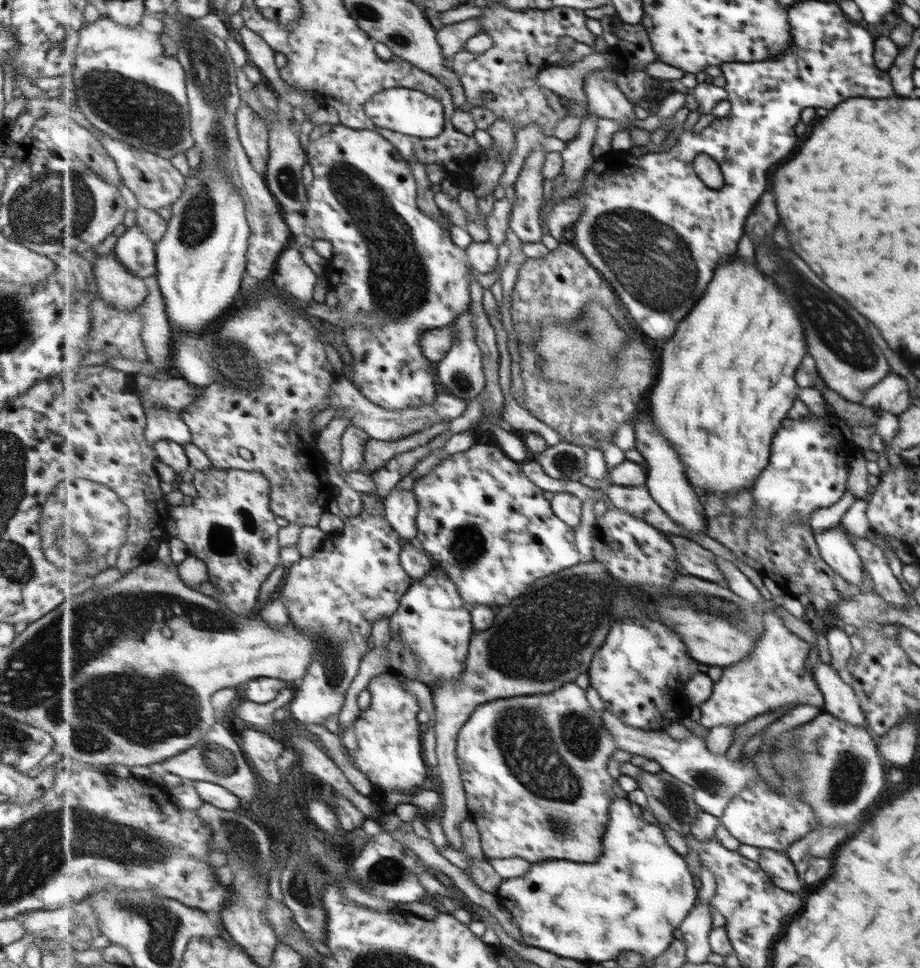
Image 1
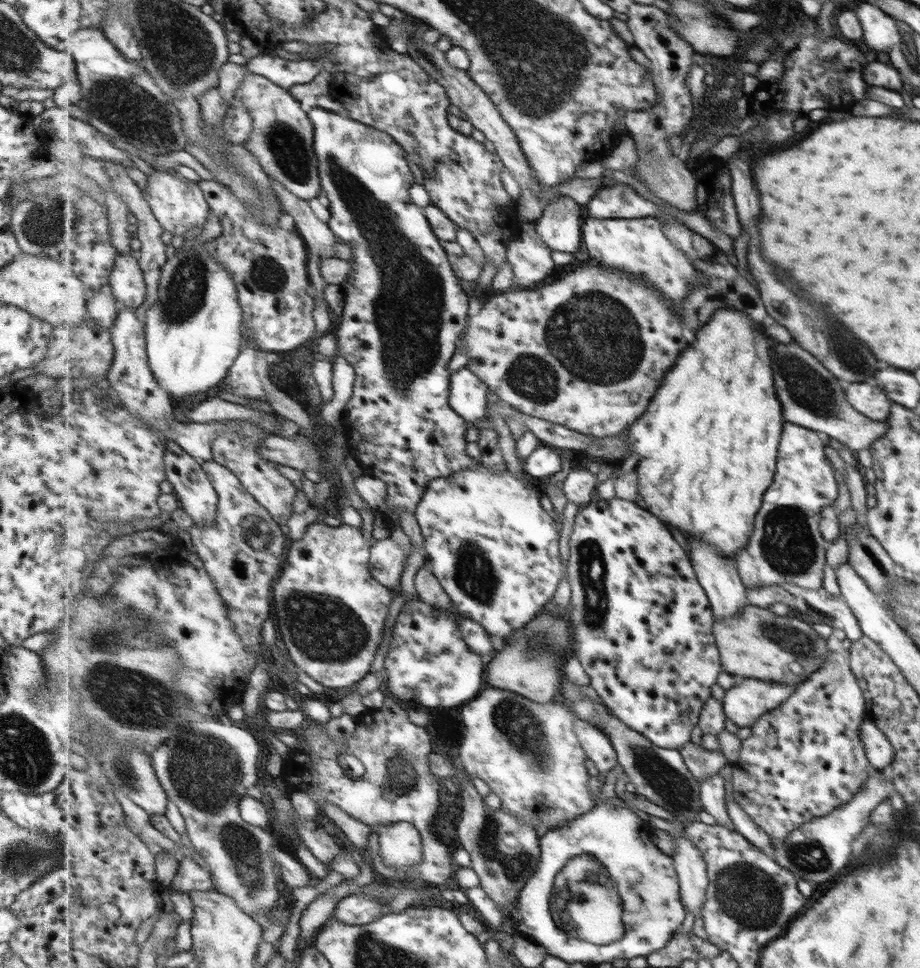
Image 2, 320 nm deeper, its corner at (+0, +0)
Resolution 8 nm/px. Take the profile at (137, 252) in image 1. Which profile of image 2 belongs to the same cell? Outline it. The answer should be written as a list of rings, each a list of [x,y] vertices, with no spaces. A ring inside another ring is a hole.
[[[140,252],[118,255],[110,285],[119,303],[129,308],[139,308],[148,296],[148,288],[140,265]]]

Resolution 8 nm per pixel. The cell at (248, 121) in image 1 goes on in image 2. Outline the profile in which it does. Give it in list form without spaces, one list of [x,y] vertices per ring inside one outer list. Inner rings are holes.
[[[272,180],[272,183],[278,194],[277,198],[284,205],[285,212],[294,218],[298,233],[307,240],[308,248],[313,248],[308,249],[307,274],[315,288],[315,306],[322,306],[325,302],[323,291],[327,282],[321,276],[321,258],[336,256],[339,238],[330,229],[328,222],[319,221],[319,218],[315,217],[307,200],[295,196],[293,192],[289,192],[283,184],[276,180]]]

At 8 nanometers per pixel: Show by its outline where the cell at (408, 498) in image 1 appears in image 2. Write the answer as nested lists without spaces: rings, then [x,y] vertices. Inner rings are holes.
[[[393,534],[372,545],[370,565],[374,577],[383,586],[398,591],[405,564],[407,564],[407,553],[393,539]]]

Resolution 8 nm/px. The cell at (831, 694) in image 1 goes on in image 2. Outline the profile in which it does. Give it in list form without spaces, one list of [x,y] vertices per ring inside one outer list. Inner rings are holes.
[[[863,720],[859,734],[869,758],[869,766],[887,771],[894,757],[894,750],[887,737],[870,721]]]

